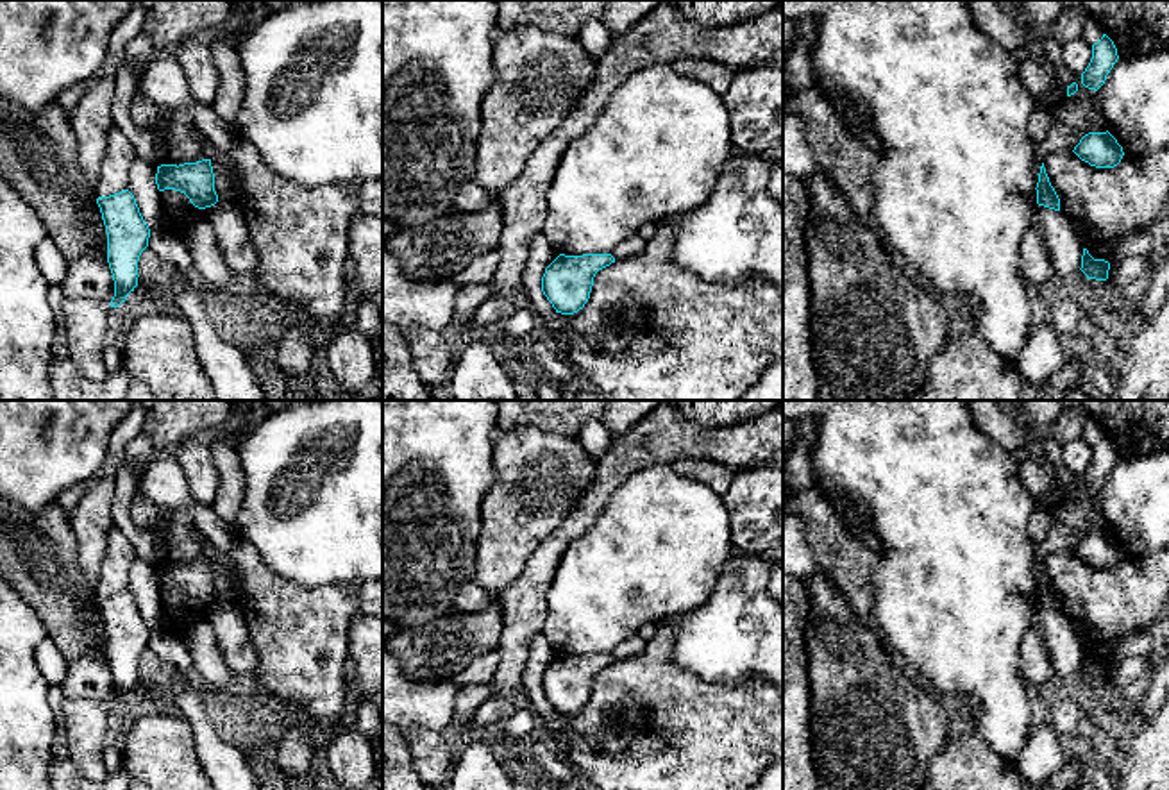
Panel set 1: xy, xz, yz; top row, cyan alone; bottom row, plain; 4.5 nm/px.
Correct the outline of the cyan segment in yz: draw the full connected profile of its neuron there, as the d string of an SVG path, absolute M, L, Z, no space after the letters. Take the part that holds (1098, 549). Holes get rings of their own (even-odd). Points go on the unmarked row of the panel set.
M1108 531L1085 534L1072 552L1096 568L1114 568L1124 556L1123 547Z

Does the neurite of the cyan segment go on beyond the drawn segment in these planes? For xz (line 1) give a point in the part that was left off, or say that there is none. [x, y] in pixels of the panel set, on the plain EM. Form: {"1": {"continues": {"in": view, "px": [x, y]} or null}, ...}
{"1": {"continues": null}}

